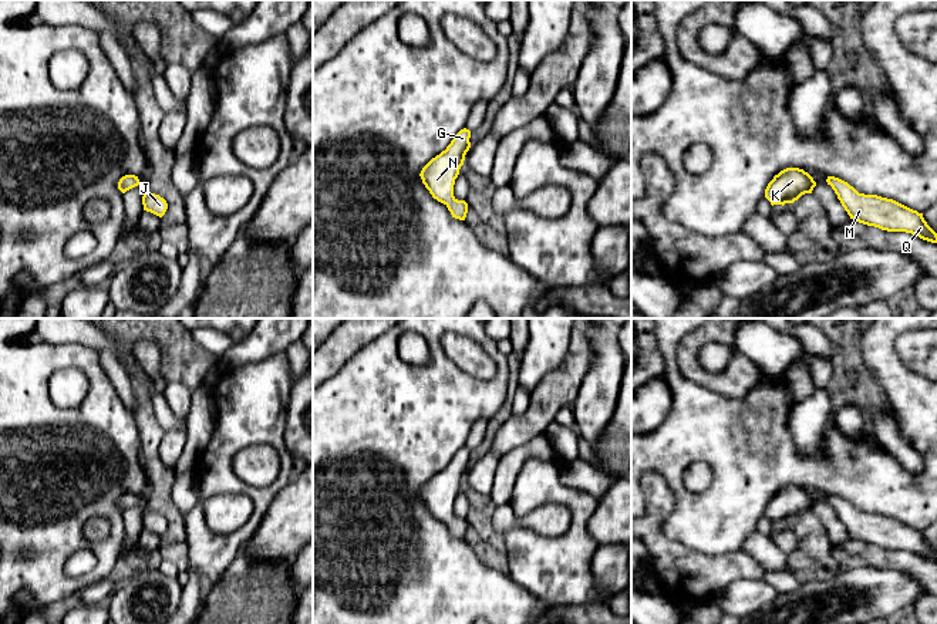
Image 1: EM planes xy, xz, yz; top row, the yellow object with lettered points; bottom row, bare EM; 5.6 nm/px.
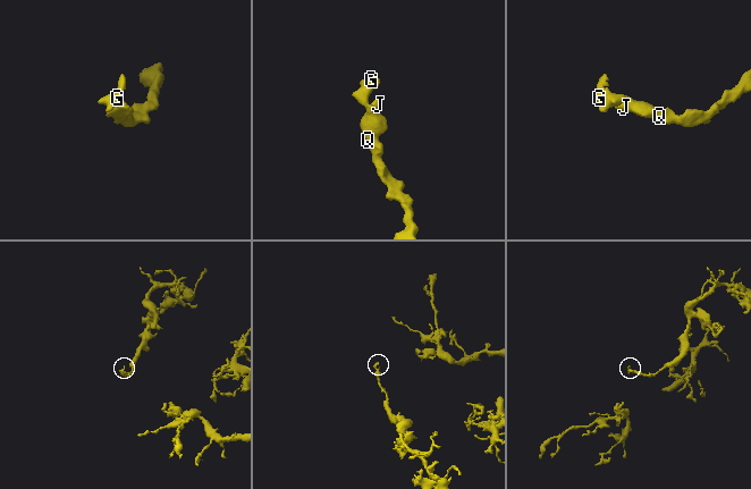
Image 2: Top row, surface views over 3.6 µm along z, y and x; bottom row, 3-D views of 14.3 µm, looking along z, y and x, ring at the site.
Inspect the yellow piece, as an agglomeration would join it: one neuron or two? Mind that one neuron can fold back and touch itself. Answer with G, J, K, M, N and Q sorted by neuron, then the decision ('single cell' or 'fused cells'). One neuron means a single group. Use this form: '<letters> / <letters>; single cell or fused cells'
G J K M N Q; single cell

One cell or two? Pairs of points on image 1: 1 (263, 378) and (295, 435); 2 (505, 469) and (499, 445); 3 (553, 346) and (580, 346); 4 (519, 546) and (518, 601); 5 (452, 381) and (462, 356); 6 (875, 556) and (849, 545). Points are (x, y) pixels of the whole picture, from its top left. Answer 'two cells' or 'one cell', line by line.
1: two cells
2: two cells
3: two cells
4: two cells
5: two cells
6: one cell

